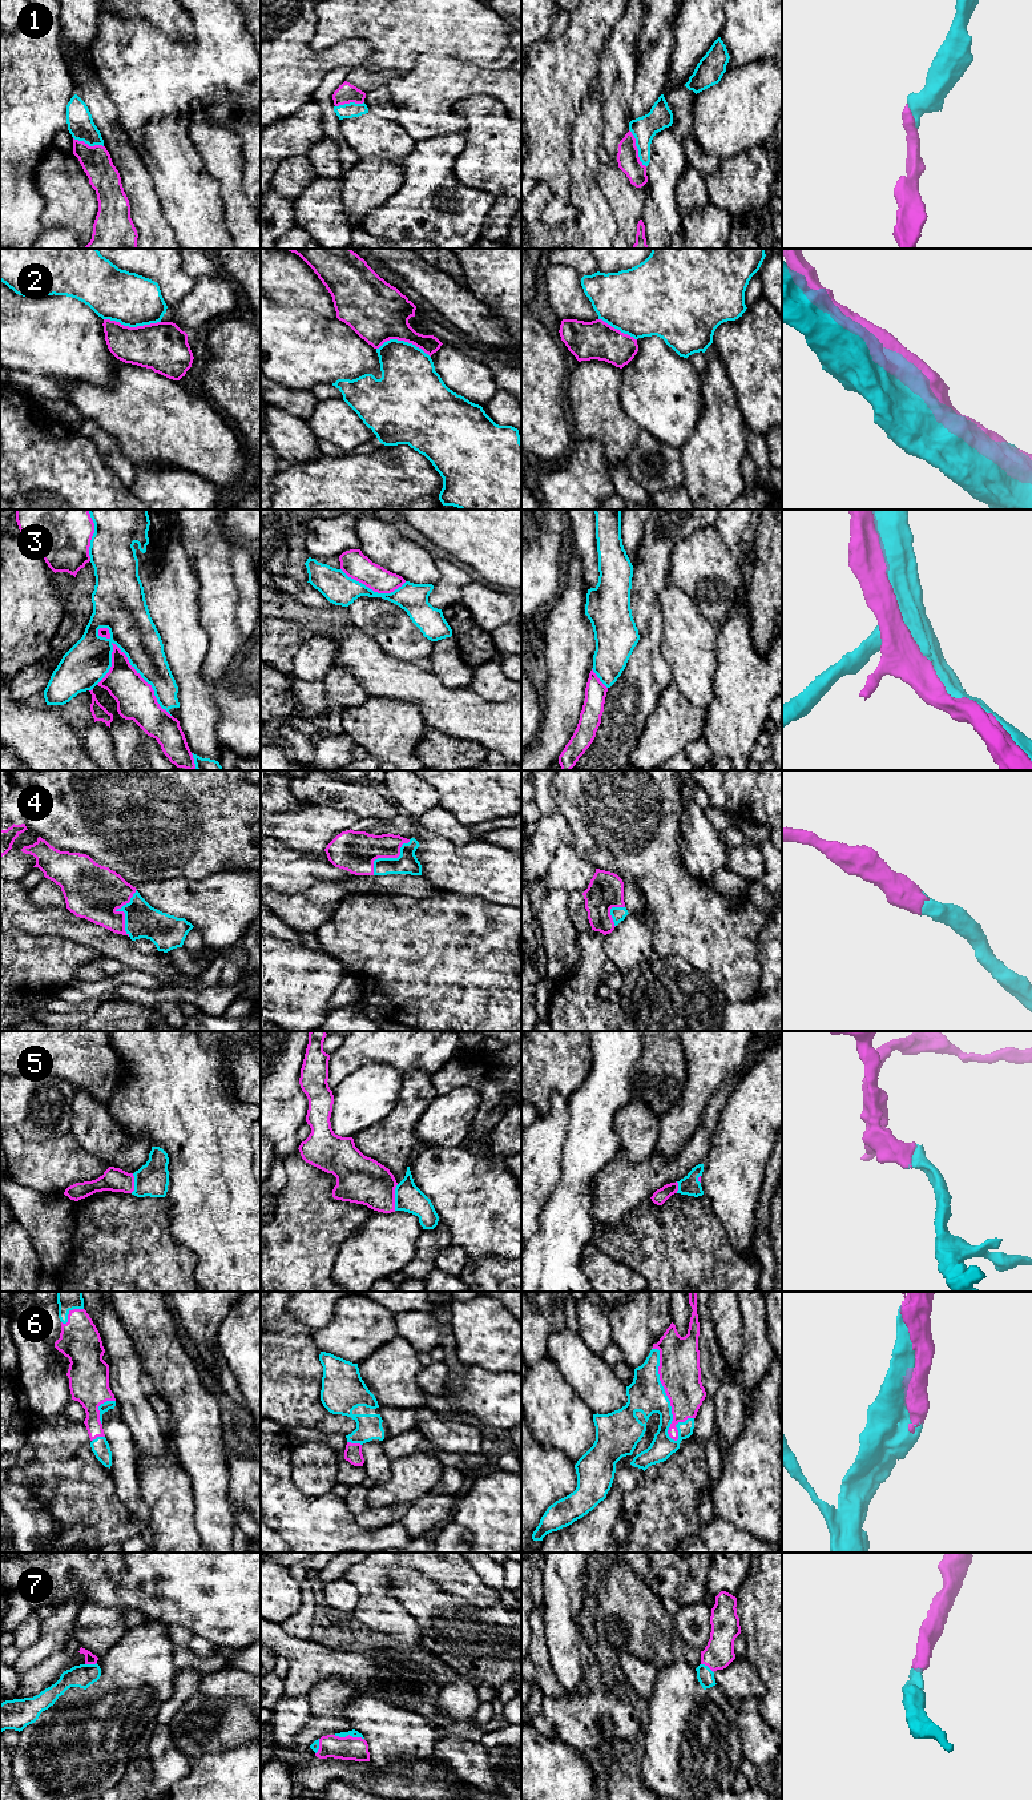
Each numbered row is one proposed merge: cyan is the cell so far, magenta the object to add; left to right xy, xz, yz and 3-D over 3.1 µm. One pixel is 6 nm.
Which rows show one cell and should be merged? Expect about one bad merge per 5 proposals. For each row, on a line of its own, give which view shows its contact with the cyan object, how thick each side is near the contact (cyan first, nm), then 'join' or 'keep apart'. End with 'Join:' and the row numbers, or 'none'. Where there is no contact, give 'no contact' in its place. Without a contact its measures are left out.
1: contact in yz; calibres 150 and 130 nm; join
2: contact in xy; calibres 320 and 300 nm; join
3: contact in xy; calibres 240 and 240 nm; keep apart
4: contact in xy; calibres 200 and 340 nm; join
5: contact in xz; calibres 170 and 280 nm; join
6: contact in yz; calibres 220 and 260 nm; join
7: contact in xz; calibres 50 and 140 nm; join
Join: 1, 2, 4, 5, 6, 7

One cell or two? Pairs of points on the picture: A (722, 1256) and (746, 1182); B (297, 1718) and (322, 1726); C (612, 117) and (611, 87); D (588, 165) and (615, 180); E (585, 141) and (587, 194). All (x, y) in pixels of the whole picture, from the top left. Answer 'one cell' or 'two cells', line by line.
A: two cells
B: two cells
C: one cell
D: two cells
E: one cell

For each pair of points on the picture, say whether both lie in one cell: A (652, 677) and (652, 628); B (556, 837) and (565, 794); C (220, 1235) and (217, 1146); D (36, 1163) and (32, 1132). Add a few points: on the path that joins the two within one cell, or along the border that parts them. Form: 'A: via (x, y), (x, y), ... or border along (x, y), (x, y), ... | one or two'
A: via (652, 665), (652, 640) | one
B: border along (559, 810), (571, 828), (572, 844) | two
C: via (220, 1212), (220, 1168) | one
D: border along (13, 1128), (29, 1142), (44, 1142), (64, 1136) | two

